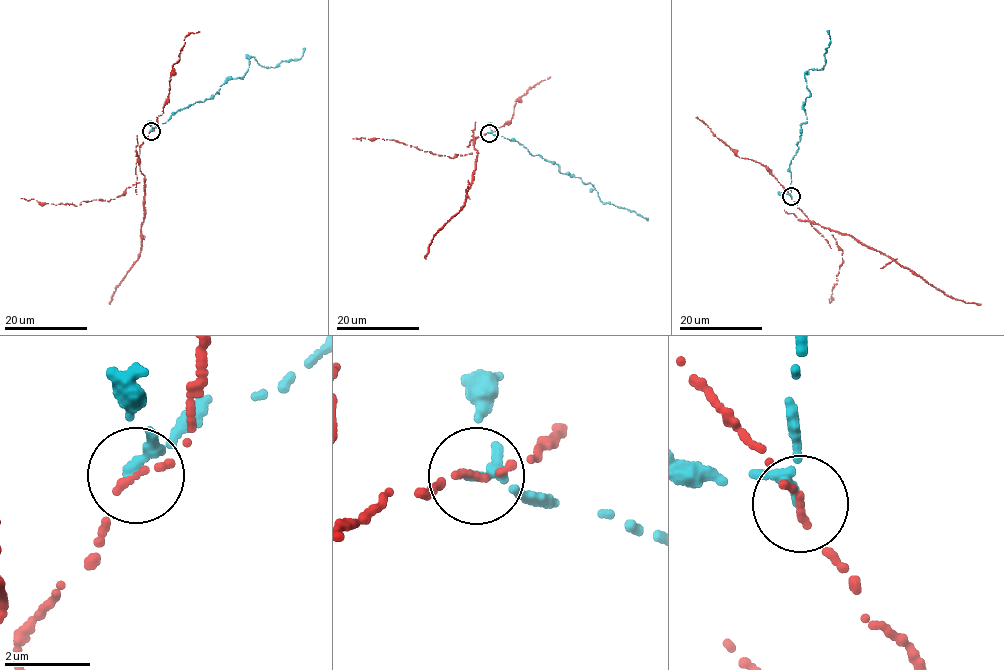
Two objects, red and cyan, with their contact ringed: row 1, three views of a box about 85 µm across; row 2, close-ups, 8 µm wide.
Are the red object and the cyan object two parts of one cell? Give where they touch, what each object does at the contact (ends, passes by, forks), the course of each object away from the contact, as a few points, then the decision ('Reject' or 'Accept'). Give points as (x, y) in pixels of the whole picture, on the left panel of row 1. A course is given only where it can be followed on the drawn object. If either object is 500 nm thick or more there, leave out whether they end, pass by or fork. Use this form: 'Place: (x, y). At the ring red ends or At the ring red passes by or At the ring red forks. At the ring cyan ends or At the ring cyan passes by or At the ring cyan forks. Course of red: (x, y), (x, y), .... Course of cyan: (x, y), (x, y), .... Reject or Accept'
Place: (151, 131). At the ring red ends. At the ring cyan passes by. Course of red: (151, 131), (140, 146), (139, 159), (145, 193), (142, 244), (137, 260), (115, 290), (110, 304). Course of cyan: (151, 131), (178, 111), (218, 92), (228, 80), (242, 77), (249, 57), (273, 67), (301, 57), (305, 48). Reject

